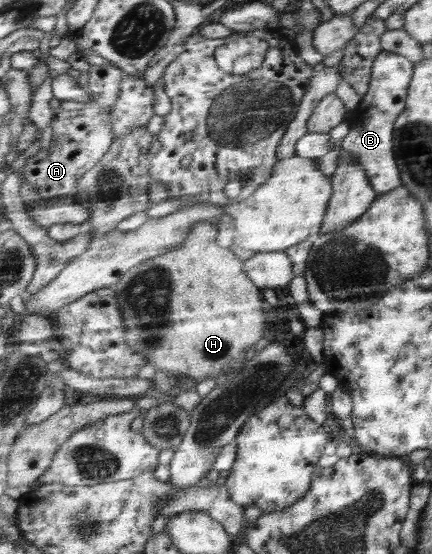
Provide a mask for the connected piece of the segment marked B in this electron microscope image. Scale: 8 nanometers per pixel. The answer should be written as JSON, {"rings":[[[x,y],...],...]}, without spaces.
{"rings":[[[385,51],[376,60],[370,91],[363,98],[358,118],[352,121],[350,132],[342,143],[342,152],[354,154],[380,195],[387,195],[403,186],[403,174],[395,151],[395,126],[400,115],[407,111],[415,72],[416,68],[408,58]]]}

